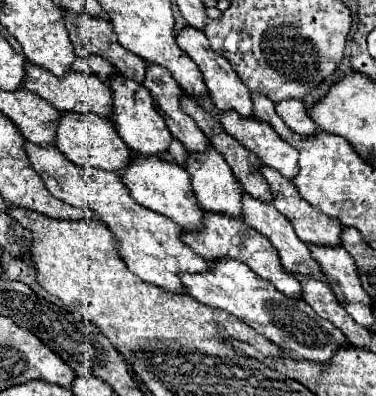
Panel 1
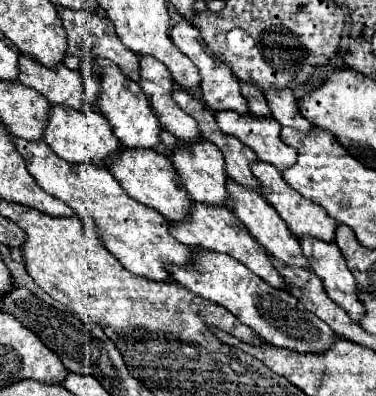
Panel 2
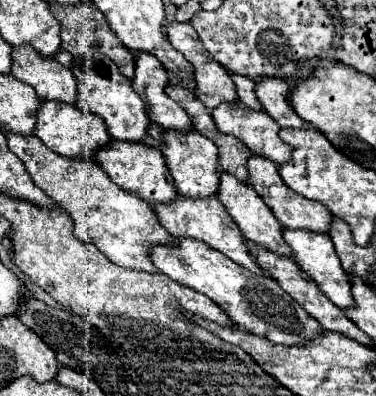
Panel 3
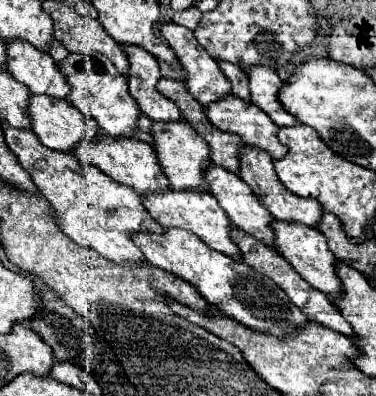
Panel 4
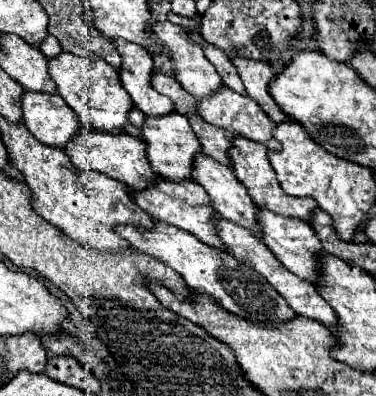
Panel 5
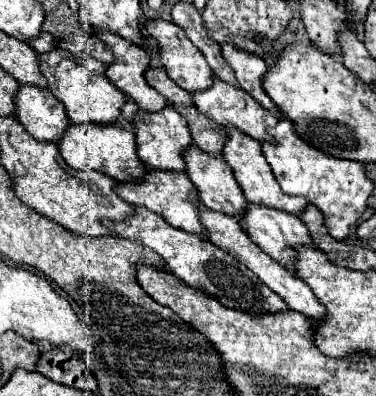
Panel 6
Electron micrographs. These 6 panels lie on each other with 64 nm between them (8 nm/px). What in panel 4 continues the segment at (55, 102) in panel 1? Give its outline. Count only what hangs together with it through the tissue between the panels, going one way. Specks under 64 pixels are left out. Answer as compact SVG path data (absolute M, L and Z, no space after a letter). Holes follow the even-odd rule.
M26 40L6 42L6 64L4 68L24 84L32 94L48 94L54 98L66 98L70 86L56 62L46 54L36 50Z

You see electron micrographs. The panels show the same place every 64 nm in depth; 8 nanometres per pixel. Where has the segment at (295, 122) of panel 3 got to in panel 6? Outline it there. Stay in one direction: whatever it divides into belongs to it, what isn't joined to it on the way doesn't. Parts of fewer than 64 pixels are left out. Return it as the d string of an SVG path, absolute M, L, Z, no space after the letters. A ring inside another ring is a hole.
M220 44L222 48L222 56L224 60L230 64L230 68L234 70L234 76L238 80L238 84L254 98L258 100L266 110L278 114L276 104L264 94L262 90L262 76L268 70L266 62L260 56L252 56L250 52L244 52L240 48L236 48L234 44Z

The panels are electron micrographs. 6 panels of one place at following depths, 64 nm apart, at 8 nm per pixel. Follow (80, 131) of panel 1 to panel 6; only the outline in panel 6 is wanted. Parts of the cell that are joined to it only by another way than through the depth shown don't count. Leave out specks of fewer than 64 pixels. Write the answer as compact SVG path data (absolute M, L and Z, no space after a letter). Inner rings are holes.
M20 84L14 98L14 114L20 124L36 140L58 142L64 128L70 124L64 104L60 104L50 90Z

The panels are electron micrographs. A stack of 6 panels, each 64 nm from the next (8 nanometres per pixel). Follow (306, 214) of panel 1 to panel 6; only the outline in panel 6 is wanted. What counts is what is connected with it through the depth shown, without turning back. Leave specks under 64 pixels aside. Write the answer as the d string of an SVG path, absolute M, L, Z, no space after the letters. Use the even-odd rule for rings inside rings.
M226 126L226 132L228 132L228 142L224 144L222 148L222 158L230 164L232 172L234 172L234 178L238 182L238 186L242 188L244 192L244 198L252 204L260 204L260 206L270 206L270 208L276 208L276 210L284 210L284 212L290 212L294 216L298 216L308 200L304 200L302 196L288 196L280 190L268 162L264 160L262 156L262 150L260 150L260 142L256 142L254 138L246 136L244 132L240 132L236 126Z

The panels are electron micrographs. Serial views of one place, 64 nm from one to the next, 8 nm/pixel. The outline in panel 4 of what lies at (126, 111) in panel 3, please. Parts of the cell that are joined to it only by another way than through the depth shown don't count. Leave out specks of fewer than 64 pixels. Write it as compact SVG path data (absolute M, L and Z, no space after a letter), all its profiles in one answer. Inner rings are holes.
M68 54L60 64L60 72L64 72L70 92L66 100L74 104L82 114L96 120L100 130L108 136L134 136L136 122L140 116L140 108L128 92L126 76L122 76L114 64L100 54Z

